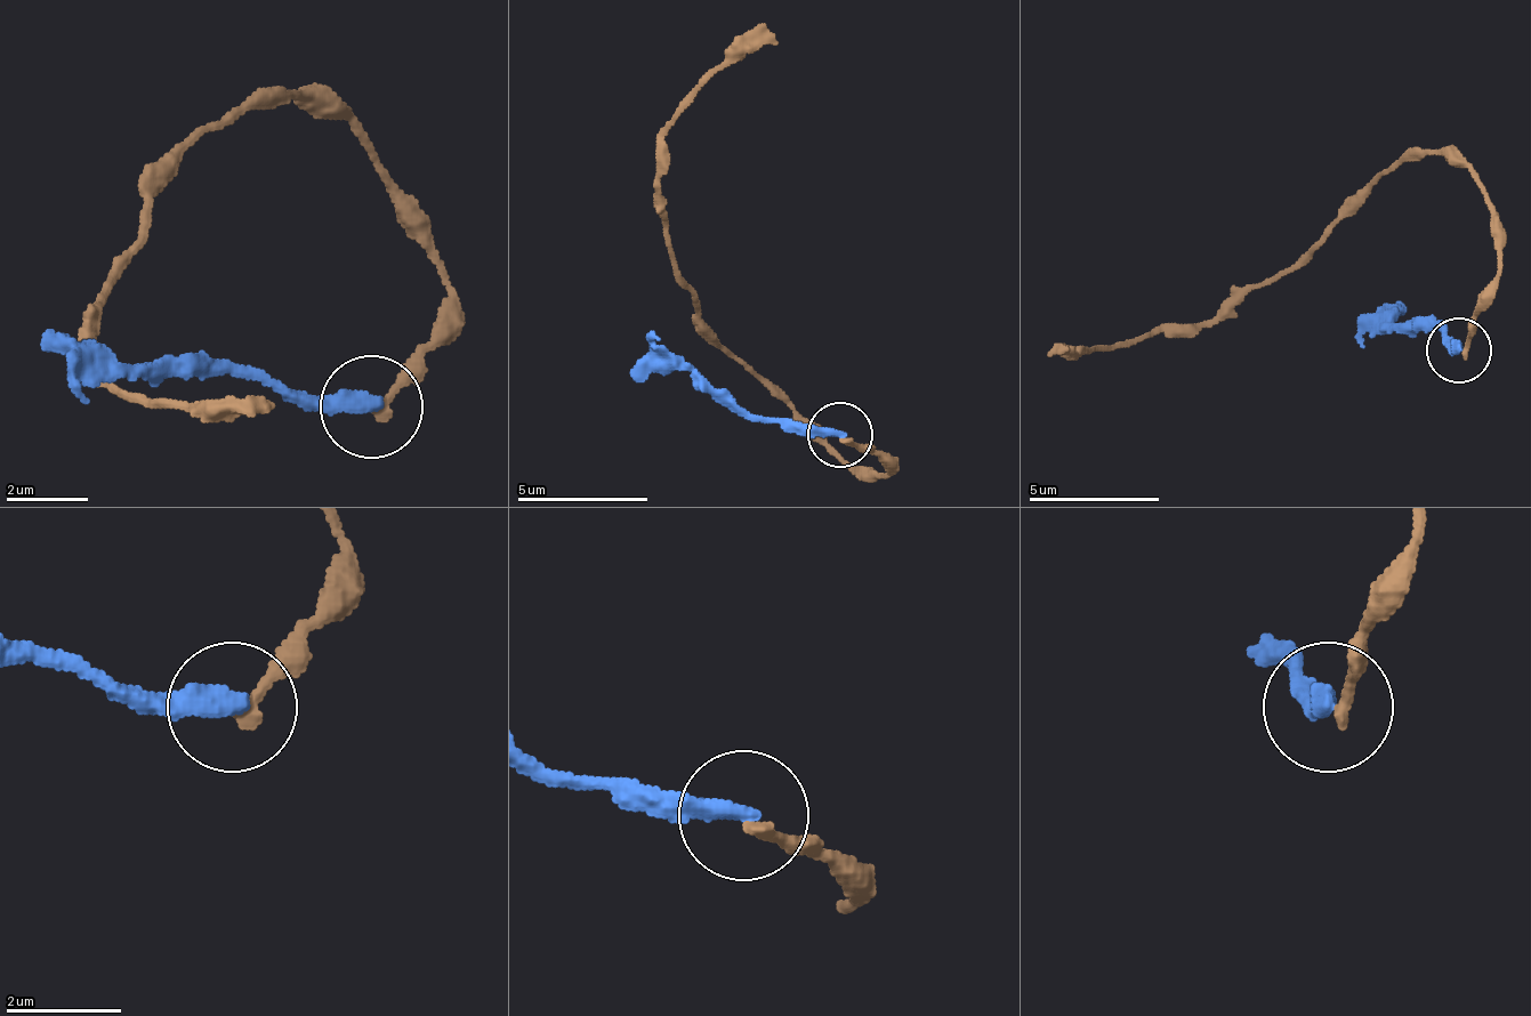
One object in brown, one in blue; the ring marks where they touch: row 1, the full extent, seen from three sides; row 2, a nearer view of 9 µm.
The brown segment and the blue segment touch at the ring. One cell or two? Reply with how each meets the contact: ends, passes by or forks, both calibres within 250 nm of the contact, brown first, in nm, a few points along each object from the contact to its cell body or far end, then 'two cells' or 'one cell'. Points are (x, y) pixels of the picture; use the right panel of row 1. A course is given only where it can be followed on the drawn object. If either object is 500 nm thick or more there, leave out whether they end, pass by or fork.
brown ends | blue ends | 220/400 nm | brown via (1460, 352), (1499, 227), (1467, 169), (1408, 155), (1206, 325), (1069, 352) | blue via (1460, 352), (1441, 332), (1395, 325), (1402, 306) | two cells

